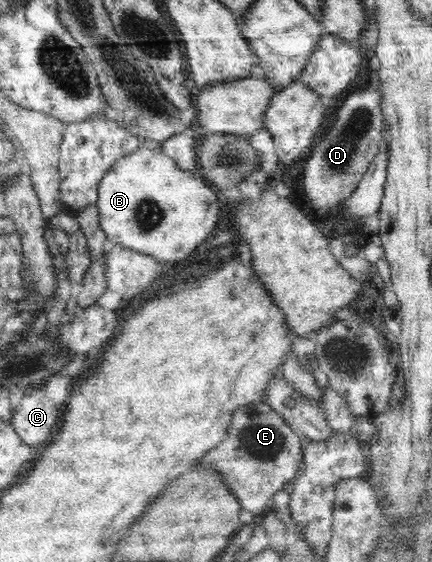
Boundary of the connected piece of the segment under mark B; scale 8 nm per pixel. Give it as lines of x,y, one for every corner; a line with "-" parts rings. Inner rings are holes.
158,146
152,149
140,147
137,152
120,158
118,162
114,162
112,170
108,170
108,172
104,174
104,178
100,180
100,184
98,184
98,202
96,202
95,206
96,209
98,209
98,215
100,215
100,227
104,229
109,244
119,244
124,248
154,257
157,261
166,261
173,264
174,262
178,262
178,260
188,258
206,238
211,236
212,232
214,232
214,228
216,228
216,224
218,224
218,218
220,218
220,214
222,214
220,202
216,195
216,188
209,185
204,178
194,177
186,168
181,169
176,164
176,161
164,154

